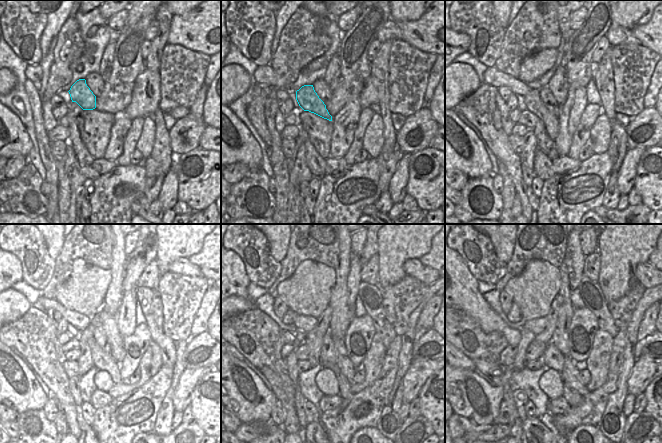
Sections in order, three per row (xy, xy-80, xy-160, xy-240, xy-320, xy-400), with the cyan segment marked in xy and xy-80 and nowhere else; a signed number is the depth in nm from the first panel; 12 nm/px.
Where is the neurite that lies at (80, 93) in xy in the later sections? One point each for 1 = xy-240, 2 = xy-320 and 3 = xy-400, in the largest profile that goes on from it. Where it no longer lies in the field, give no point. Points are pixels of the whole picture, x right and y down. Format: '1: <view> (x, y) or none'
1: xy-240 (102, 360)
2: xy-320 (344, 385)
3: xy-400 (573, 398)

